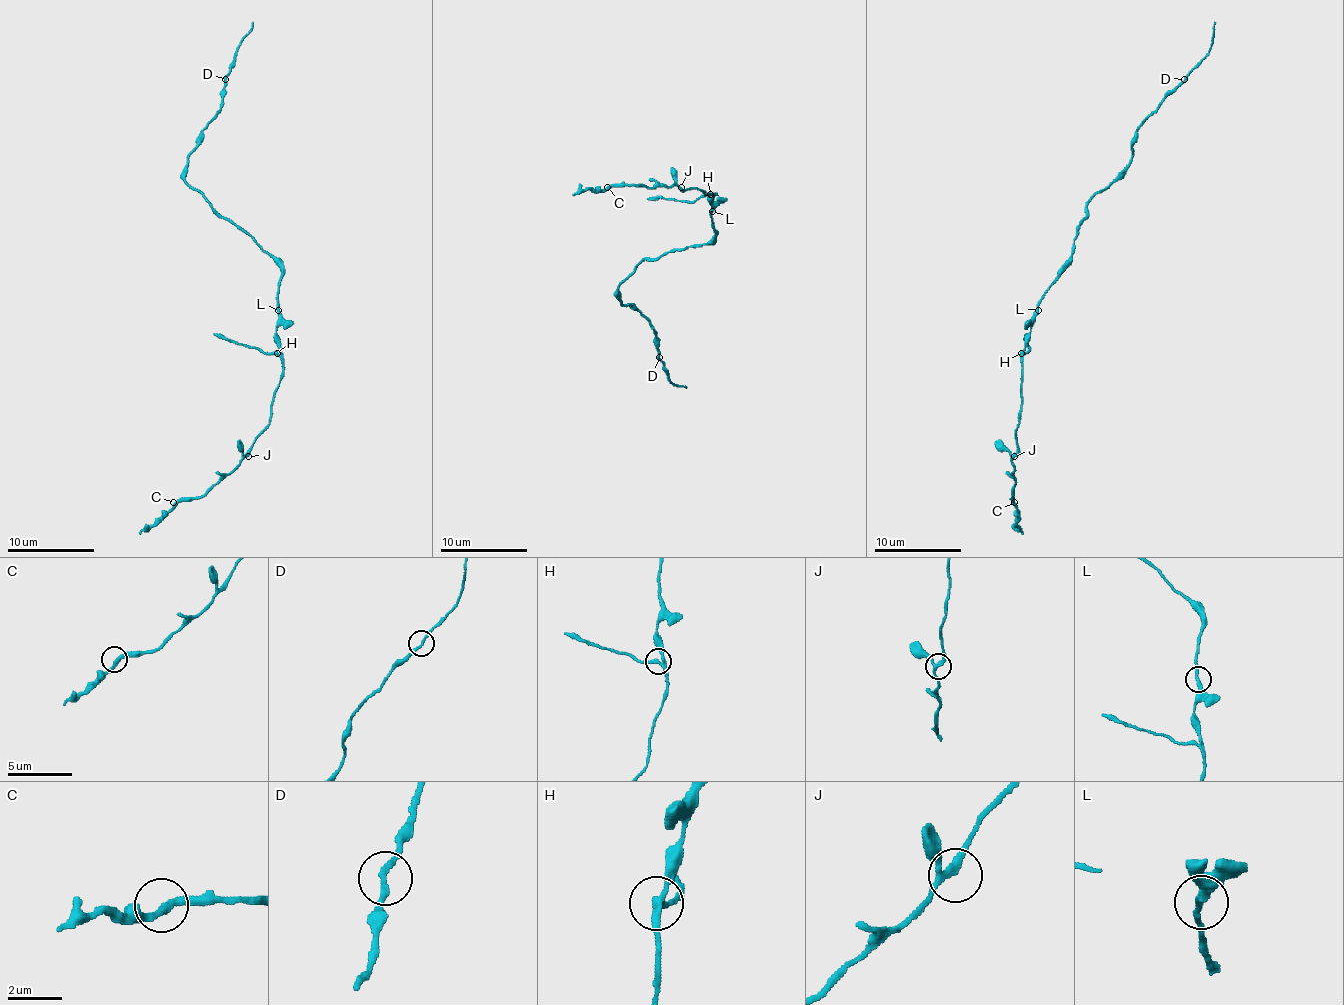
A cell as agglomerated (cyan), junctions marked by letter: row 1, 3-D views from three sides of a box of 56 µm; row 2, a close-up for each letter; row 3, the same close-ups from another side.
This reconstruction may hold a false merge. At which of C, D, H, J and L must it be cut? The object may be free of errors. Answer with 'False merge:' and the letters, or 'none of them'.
False merge: H

